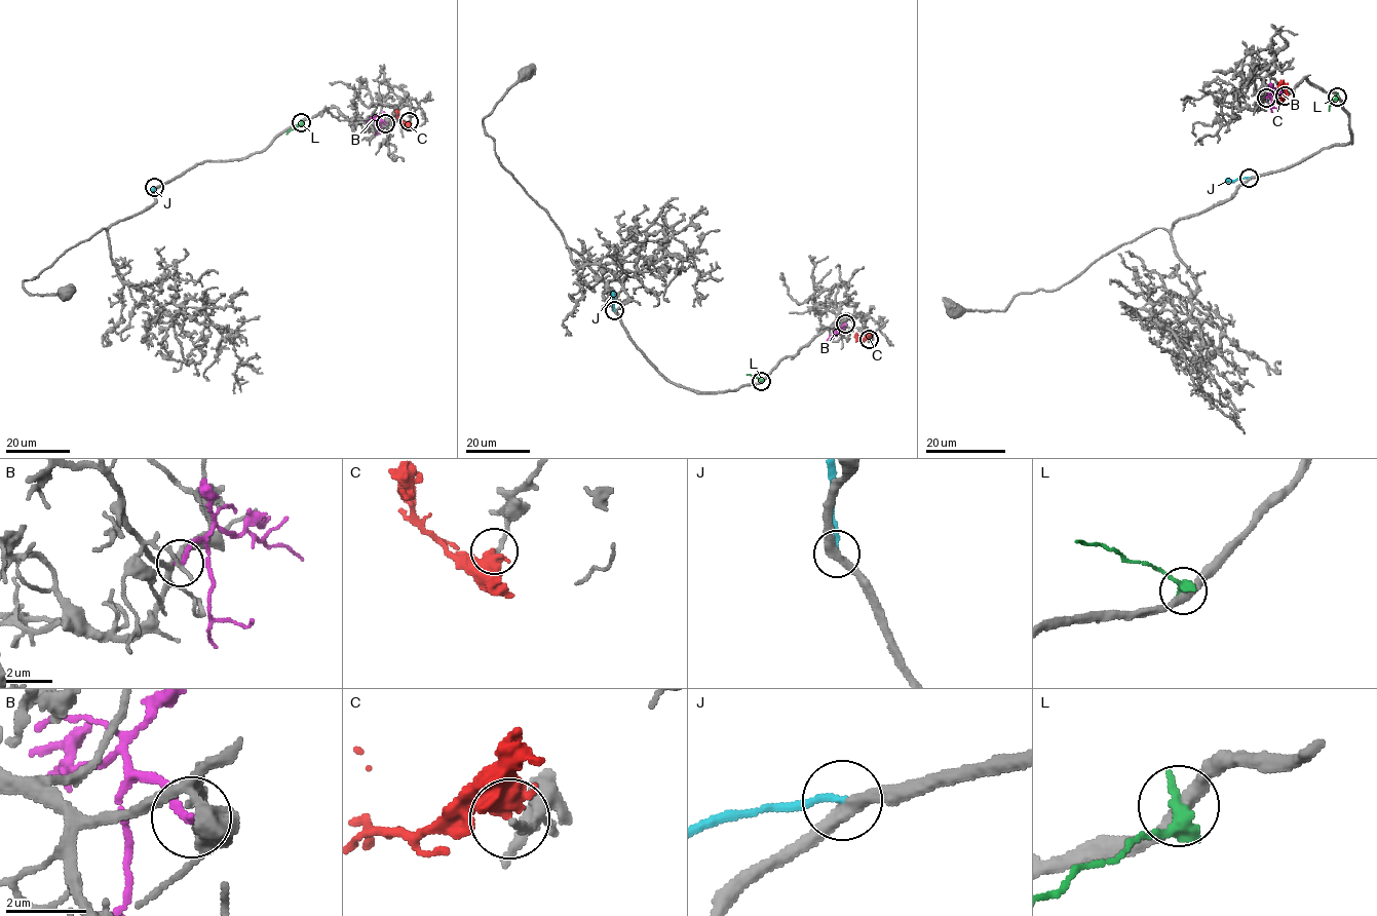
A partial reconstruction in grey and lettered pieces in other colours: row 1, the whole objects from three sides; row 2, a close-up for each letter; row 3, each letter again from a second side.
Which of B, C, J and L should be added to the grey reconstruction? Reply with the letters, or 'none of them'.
none of them

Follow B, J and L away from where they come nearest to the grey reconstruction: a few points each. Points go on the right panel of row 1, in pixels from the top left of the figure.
B: (1266, 98), (1272, 91), (1287, 97)
J: (1250, 177), (1225, 179)
L: (1337, 97), (1329, 111)

